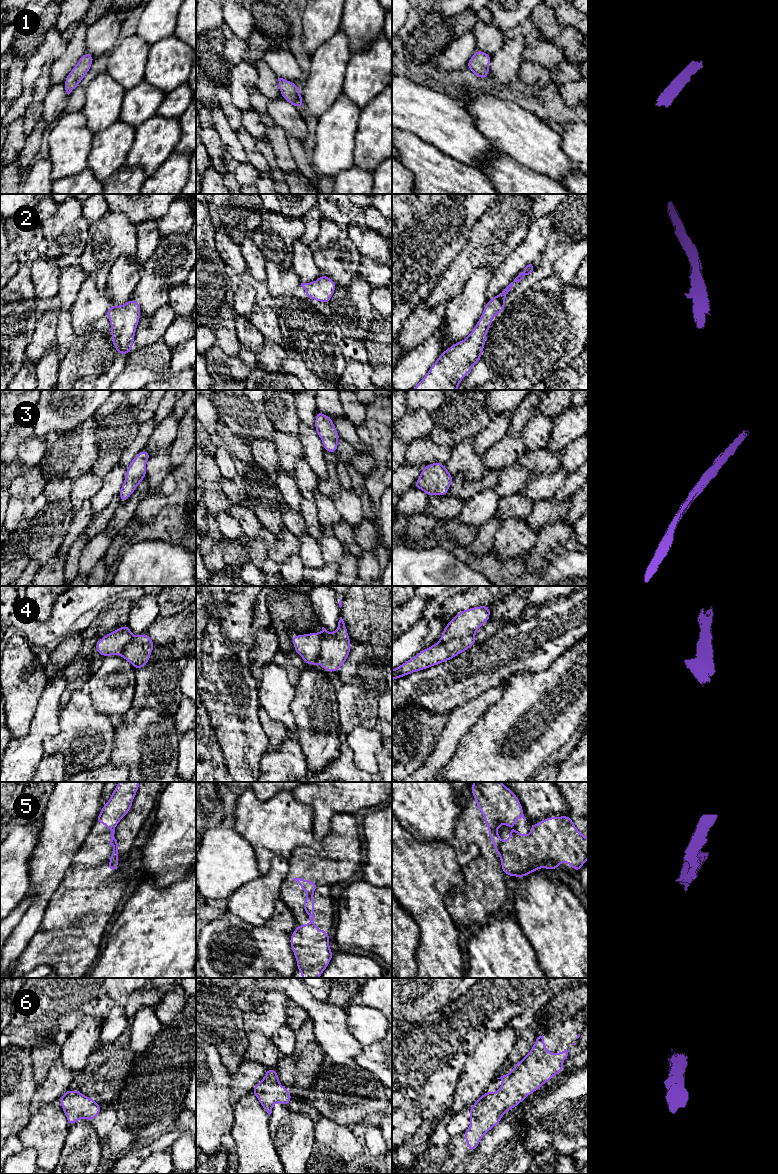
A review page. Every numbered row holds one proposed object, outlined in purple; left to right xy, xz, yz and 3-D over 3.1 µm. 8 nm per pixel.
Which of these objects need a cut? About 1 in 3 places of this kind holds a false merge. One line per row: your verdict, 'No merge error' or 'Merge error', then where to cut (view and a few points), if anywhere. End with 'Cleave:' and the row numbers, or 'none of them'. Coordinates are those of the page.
1: No merge error. No split
2: No merge error. No split
3: No merge error. No split
4: Merge error. Split along yz (473, 636), (454, 638), (443, 643), (439, 642)
5: Merge error. Split along yz (502, 843), (500, 856)
6: No merge error. No split
Cleave: 4, 5

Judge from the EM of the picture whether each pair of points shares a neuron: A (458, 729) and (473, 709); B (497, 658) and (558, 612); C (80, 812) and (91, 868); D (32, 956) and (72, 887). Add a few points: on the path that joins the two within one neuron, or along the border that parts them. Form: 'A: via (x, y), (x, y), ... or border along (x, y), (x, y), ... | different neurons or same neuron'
A: via (459, 724), (468, 714) | same neuron
B: via (512, 649), (524, 646), (543, 627) | same neuron
C: border along (95, 823), (73, 859) | different neurons
D: via (49, 939), (63, 925), (72, 904) | same neuron

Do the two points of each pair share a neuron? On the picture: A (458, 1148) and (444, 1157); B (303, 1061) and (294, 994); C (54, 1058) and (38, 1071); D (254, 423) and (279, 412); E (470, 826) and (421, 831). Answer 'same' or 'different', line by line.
A: same
B: different
C: same
D: different
E: different

